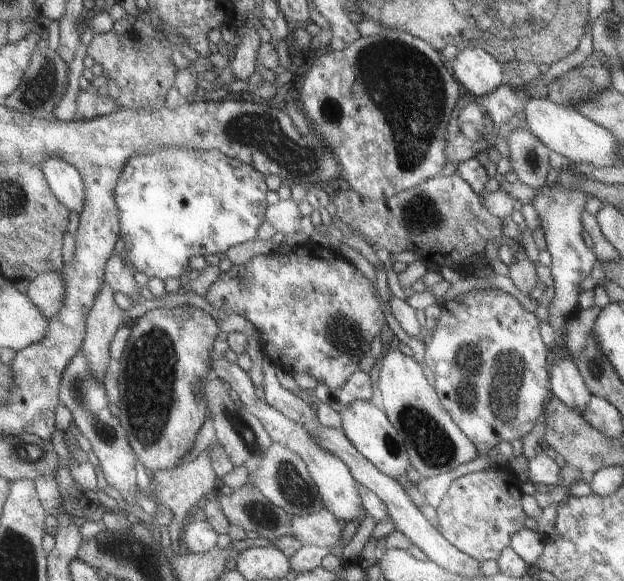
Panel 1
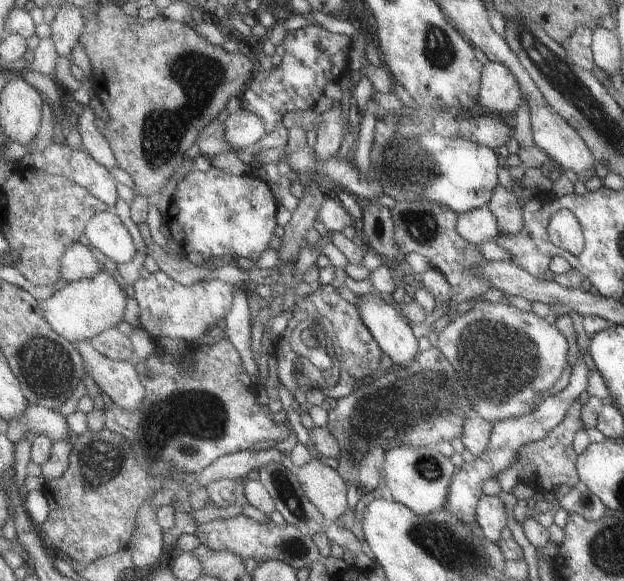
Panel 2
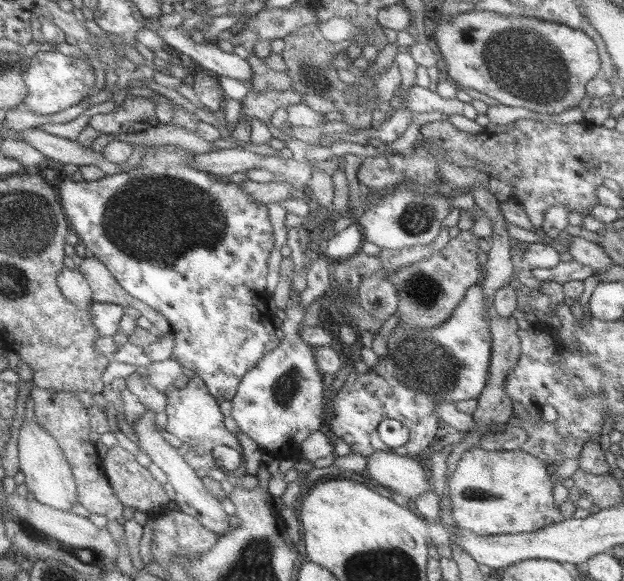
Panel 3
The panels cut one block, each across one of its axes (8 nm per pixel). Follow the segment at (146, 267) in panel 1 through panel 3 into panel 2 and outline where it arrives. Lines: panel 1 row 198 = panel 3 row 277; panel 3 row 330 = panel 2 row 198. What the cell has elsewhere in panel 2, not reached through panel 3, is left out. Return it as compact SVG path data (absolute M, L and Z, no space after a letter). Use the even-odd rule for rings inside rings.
M211 166L207 172L193 169L174 187L171 193L171 204L163 217L163 223L168 227L169 237L174 240L184 255L189 252L198 252L212 257L231 254L231 256L243 256L255 260L263 250L267 249L267 244L273 236L273 230L277 226L275 212L277 212L277 204L263 178L261 180L255 178L255 173L247 169L241 176L235 176Z

